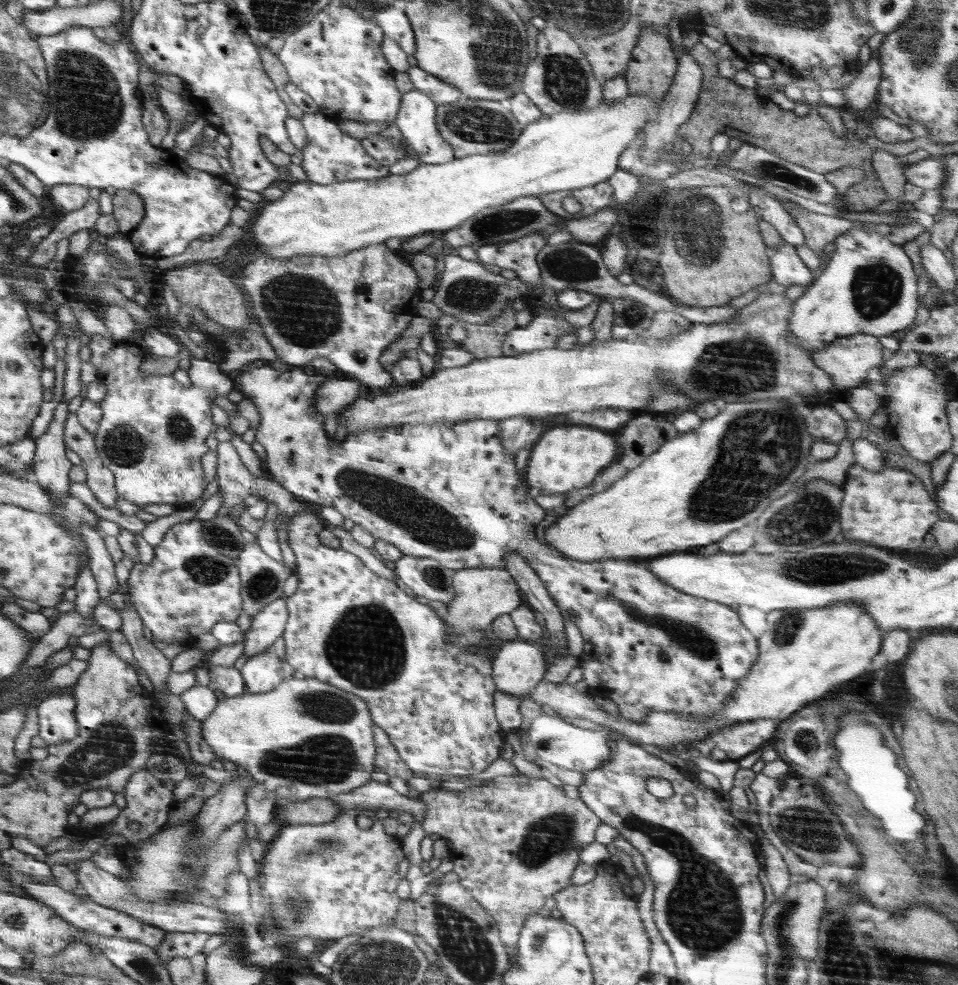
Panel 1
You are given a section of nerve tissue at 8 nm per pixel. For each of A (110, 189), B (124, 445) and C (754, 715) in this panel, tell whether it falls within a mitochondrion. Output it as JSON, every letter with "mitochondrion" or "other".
{"A":"other","B":"mitochondrion","C":"other"}

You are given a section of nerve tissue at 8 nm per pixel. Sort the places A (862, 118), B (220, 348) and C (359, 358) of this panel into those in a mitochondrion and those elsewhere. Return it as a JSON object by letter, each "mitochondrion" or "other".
{"A":"other","B":"other","C":"other"}

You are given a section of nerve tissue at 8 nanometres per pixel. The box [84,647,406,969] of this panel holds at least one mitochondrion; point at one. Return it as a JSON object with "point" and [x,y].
{"point":[326,758]}

